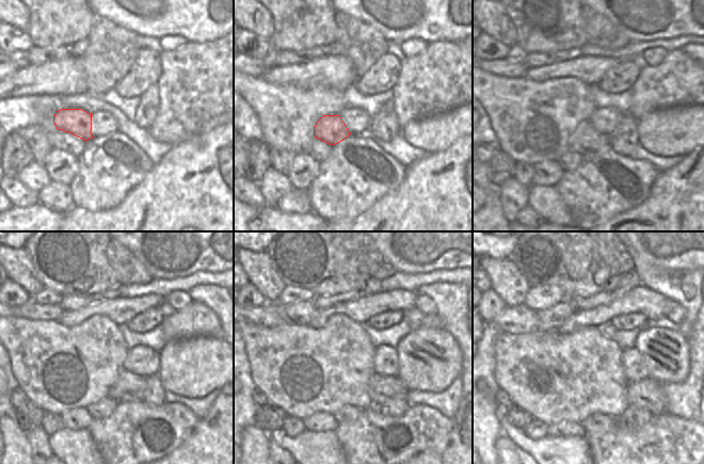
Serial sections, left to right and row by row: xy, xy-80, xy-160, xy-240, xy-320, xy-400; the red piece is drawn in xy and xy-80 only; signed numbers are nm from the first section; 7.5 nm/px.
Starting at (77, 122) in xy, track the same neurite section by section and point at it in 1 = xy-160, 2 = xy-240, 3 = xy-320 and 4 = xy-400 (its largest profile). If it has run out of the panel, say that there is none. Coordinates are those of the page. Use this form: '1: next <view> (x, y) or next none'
1: next xy-160 (585, 140)
2: next xy-240 (128, 386)
3: next xy-320 (382, 388)
4: next xy-400 (648, 394)

